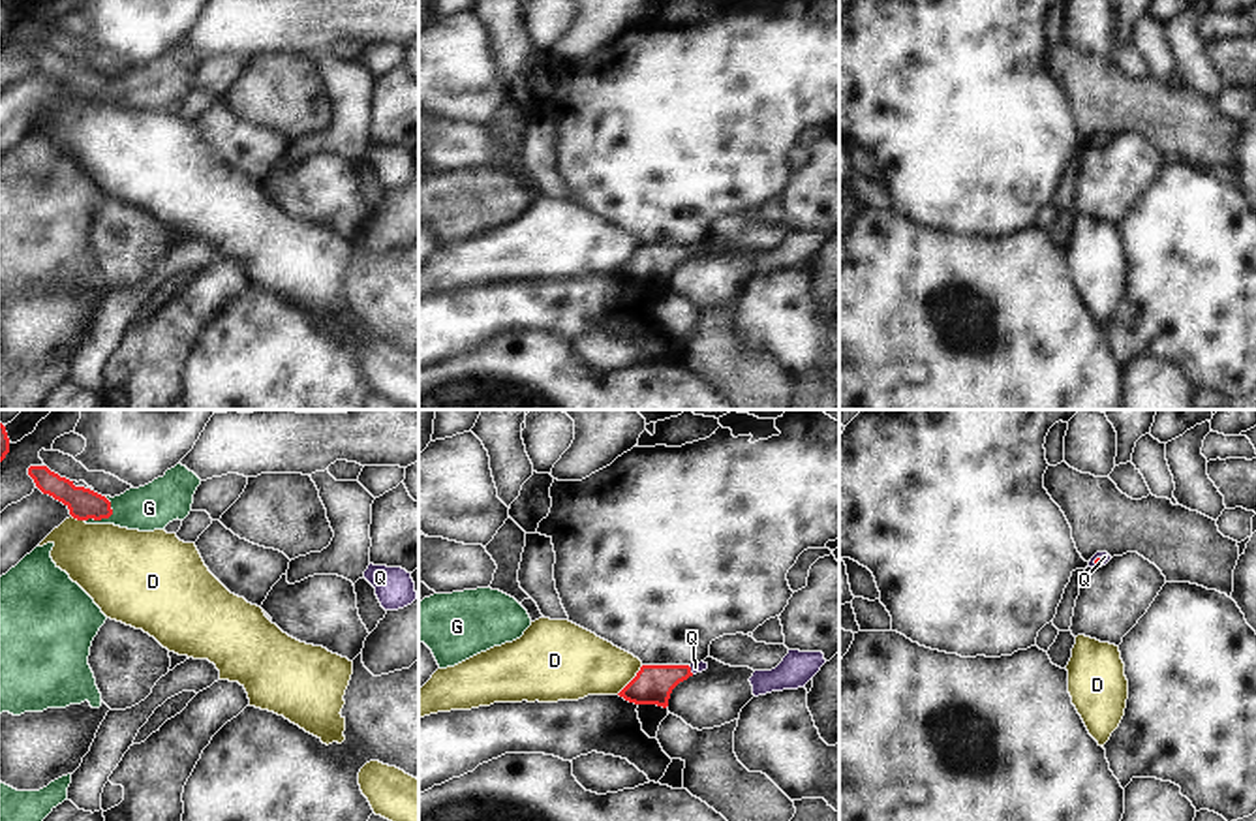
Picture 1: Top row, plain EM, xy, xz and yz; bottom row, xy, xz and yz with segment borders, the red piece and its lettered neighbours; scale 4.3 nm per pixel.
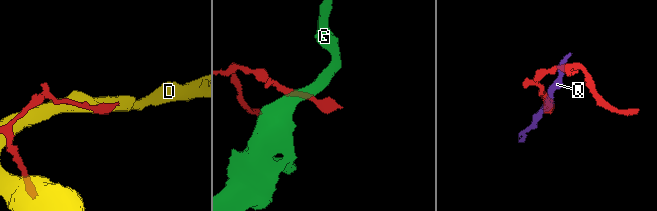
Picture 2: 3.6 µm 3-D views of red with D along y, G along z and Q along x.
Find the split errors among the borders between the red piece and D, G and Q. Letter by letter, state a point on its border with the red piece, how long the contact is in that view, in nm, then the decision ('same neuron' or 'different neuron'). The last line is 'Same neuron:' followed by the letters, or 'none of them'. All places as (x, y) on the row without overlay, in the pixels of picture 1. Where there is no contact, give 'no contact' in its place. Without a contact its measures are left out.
D: contact xz (631, 260); length 170 nm; different neuron
G: contact xy (104, 96); length 150 nm; different neuron
Q: contact yz (1095, 141); length 50 nm; same neuron
Same neuron: Q

